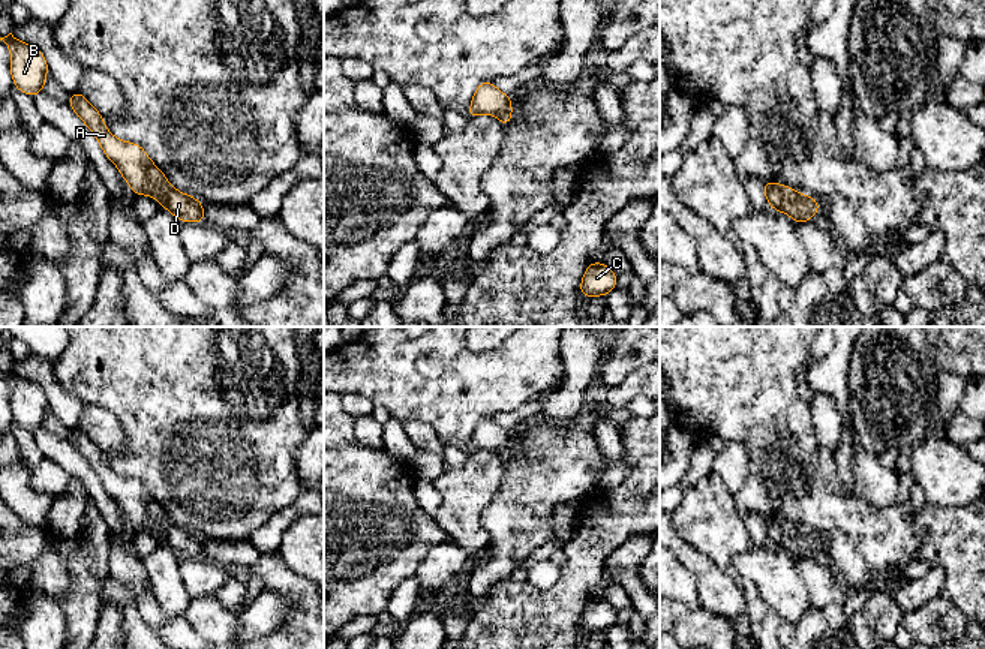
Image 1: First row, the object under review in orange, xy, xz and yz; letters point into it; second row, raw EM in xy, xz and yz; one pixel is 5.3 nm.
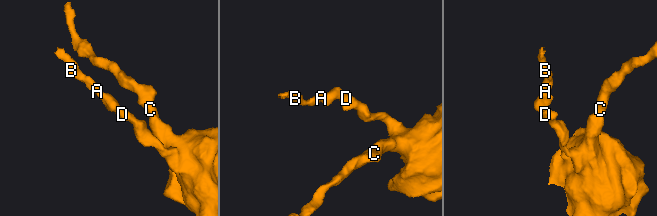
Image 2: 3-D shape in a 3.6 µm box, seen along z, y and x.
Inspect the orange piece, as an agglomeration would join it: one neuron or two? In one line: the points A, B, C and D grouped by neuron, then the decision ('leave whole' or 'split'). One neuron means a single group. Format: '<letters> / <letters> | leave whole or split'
A B C D | leave whole

